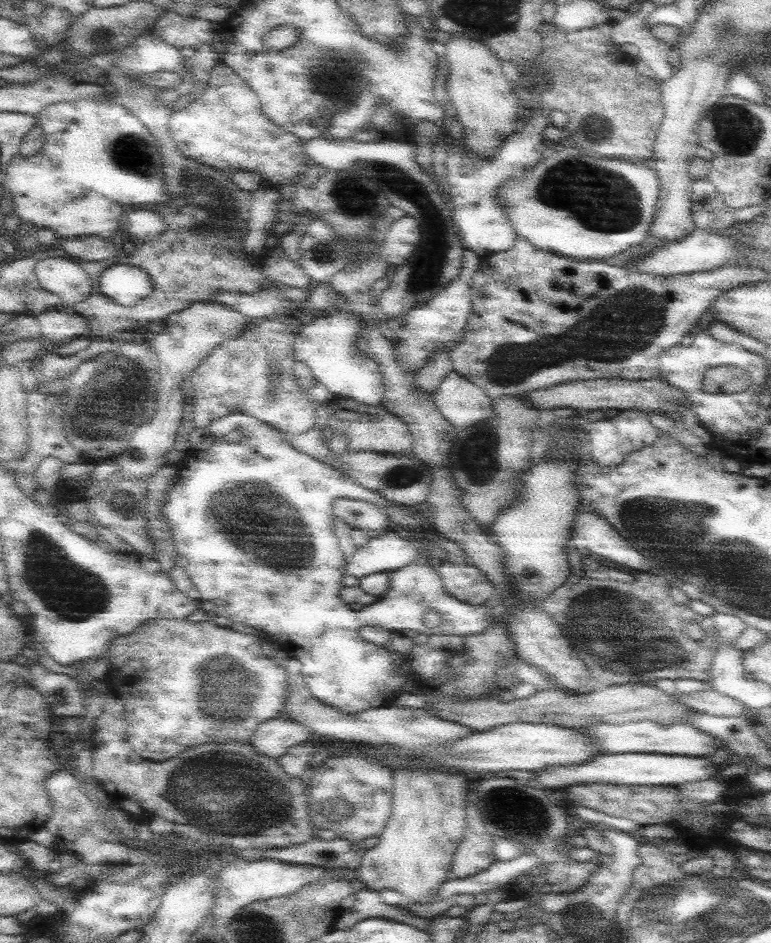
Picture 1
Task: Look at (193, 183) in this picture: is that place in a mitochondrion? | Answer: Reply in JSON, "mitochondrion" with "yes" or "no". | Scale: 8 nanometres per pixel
{"mitochondrion":"yes"}

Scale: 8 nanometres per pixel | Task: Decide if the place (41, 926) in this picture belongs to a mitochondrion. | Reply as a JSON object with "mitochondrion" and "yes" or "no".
{"mitochondrion":"no"}

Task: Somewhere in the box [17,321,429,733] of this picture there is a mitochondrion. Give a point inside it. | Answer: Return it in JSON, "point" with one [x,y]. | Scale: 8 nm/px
{"point":[73,593]}

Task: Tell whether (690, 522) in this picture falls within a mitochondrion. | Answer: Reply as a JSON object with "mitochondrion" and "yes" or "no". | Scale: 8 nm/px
{"mitochondrion":"yes"}

